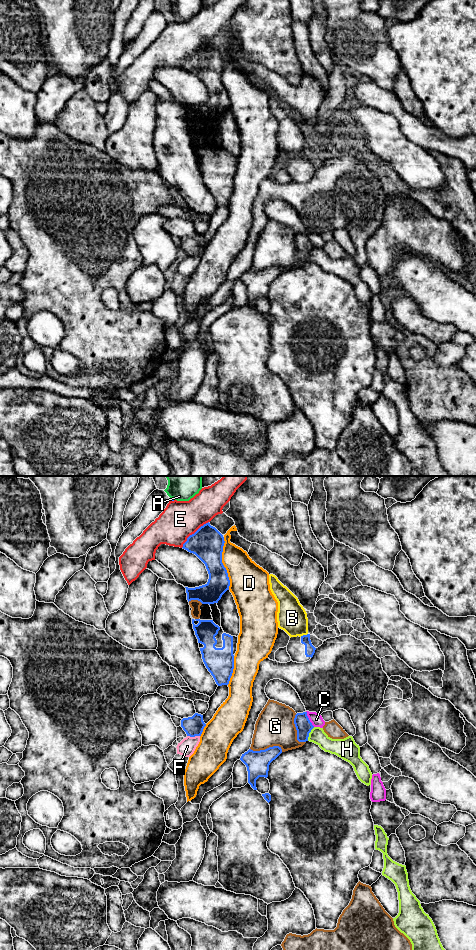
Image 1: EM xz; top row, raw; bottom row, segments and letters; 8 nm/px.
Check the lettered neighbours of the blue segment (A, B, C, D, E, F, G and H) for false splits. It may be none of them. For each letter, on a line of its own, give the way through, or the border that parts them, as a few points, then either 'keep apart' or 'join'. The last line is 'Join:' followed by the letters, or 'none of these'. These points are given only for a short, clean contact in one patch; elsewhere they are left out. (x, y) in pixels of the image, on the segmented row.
A: keep apart
B: keep apart
C: keep apart
D: keep apart
E: keep apart
F: keep apart
G: keep apart
H: border xz (314, 727), (309, 733), (307, 740); keep apart
Join: none of these

